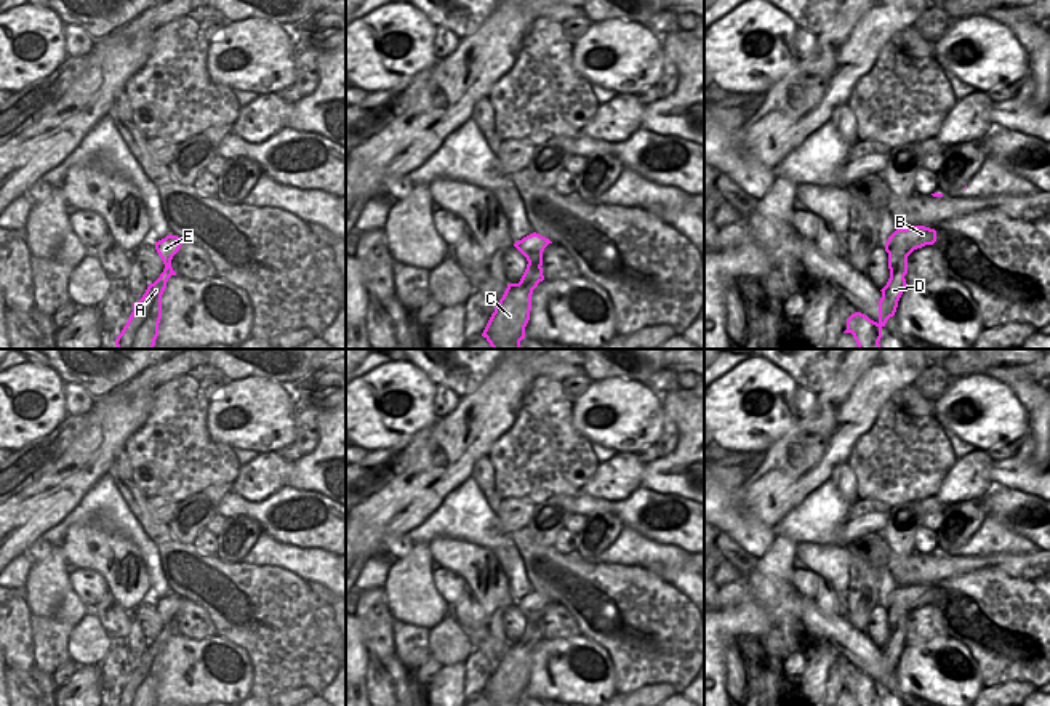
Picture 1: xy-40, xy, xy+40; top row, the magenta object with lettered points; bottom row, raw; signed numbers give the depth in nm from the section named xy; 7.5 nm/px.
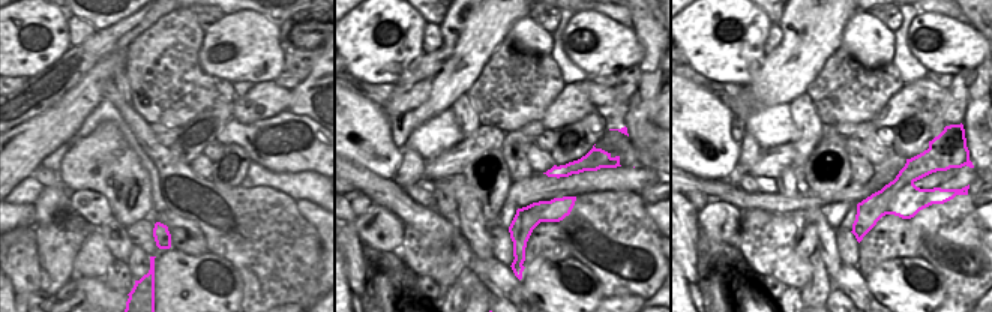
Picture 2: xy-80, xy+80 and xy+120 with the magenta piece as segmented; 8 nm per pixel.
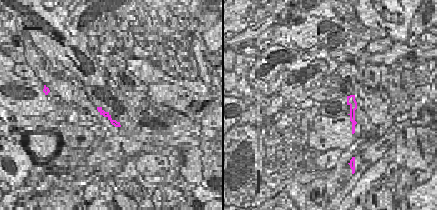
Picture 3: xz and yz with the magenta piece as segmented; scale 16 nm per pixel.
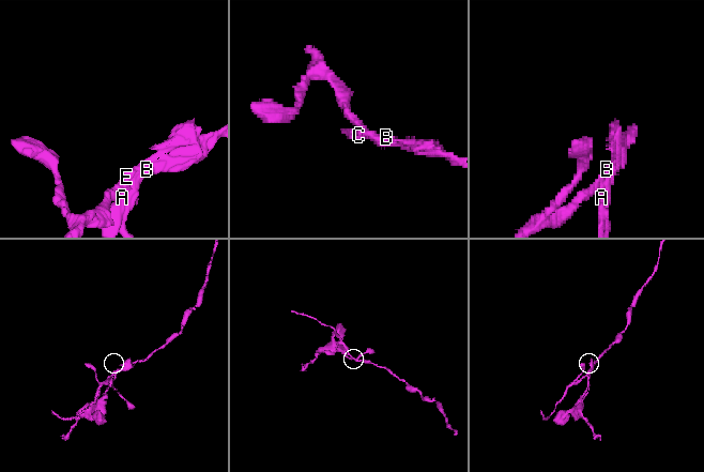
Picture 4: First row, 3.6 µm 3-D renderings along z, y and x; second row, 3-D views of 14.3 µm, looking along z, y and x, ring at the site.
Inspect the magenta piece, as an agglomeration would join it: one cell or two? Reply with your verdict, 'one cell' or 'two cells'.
two cells

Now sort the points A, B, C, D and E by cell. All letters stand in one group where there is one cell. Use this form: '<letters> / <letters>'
A C D / B E

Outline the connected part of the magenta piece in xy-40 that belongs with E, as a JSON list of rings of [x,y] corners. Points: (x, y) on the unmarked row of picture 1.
[[[166,594],[165,597],[155,600],[155,608],[158,615],[162,616],[165,626],[171,624],[173,615],[179,610],[181,604],[186,599],[178,594]]]

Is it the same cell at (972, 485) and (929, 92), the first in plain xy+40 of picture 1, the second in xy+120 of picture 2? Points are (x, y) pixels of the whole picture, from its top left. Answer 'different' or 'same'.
different

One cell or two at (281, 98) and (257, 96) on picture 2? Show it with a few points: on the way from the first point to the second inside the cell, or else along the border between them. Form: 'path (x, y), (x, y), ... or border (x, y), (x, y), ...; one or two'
path (275, 98), (263, 98); one

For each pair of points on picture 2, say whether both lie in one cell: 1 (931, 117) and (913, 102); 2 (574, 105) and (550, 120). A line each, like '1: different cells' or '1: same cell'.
1: different cells
2: same cell

